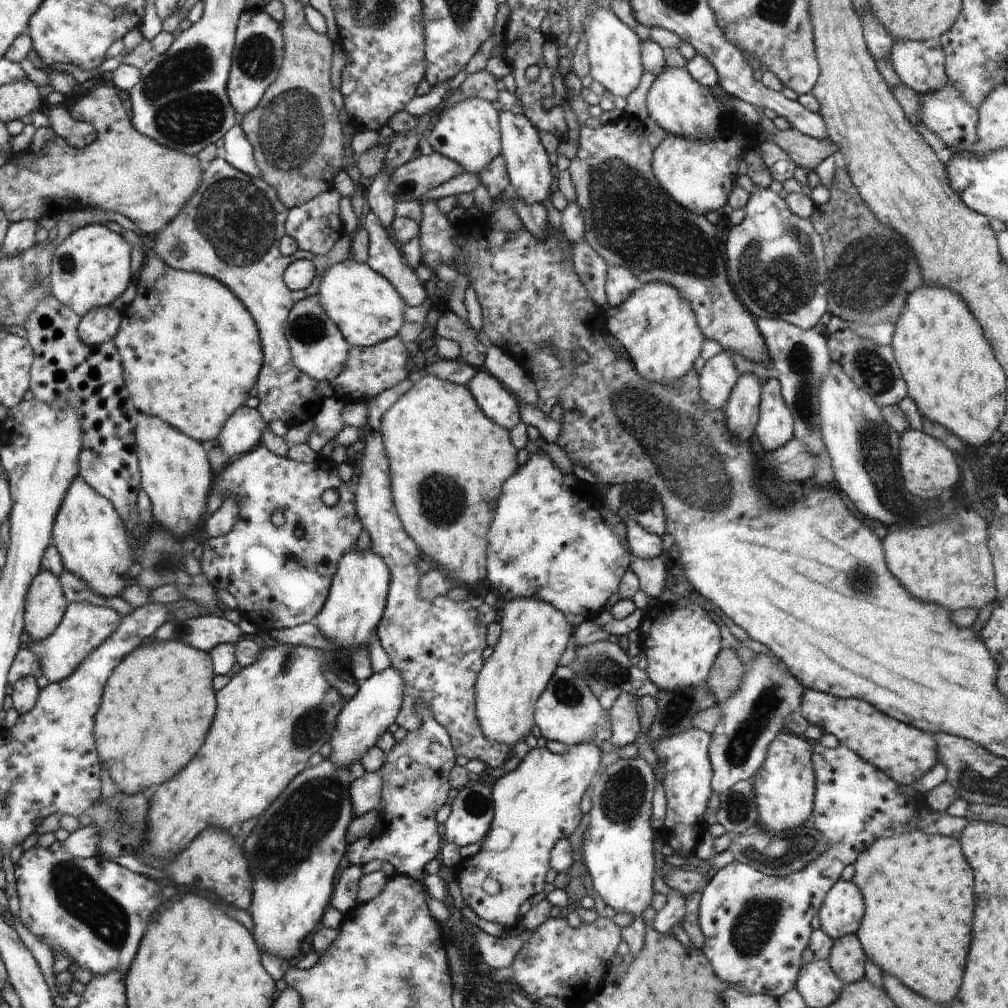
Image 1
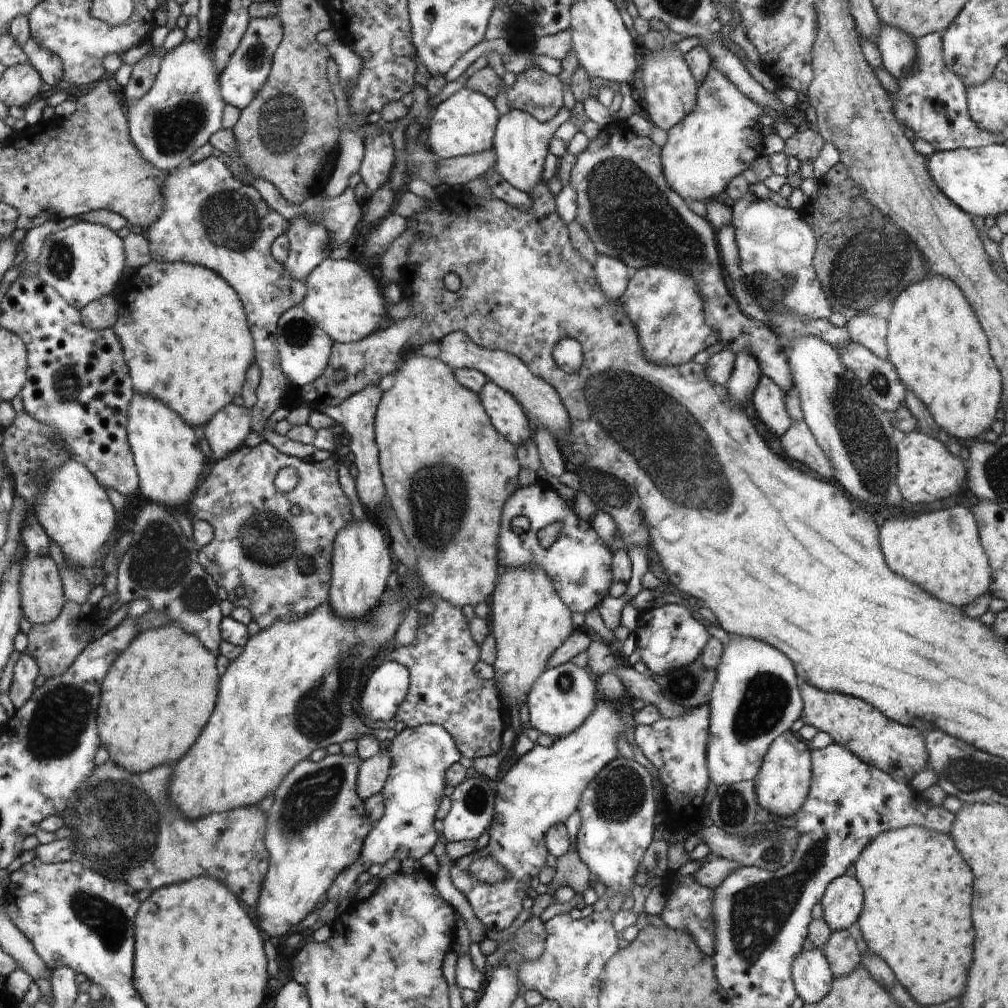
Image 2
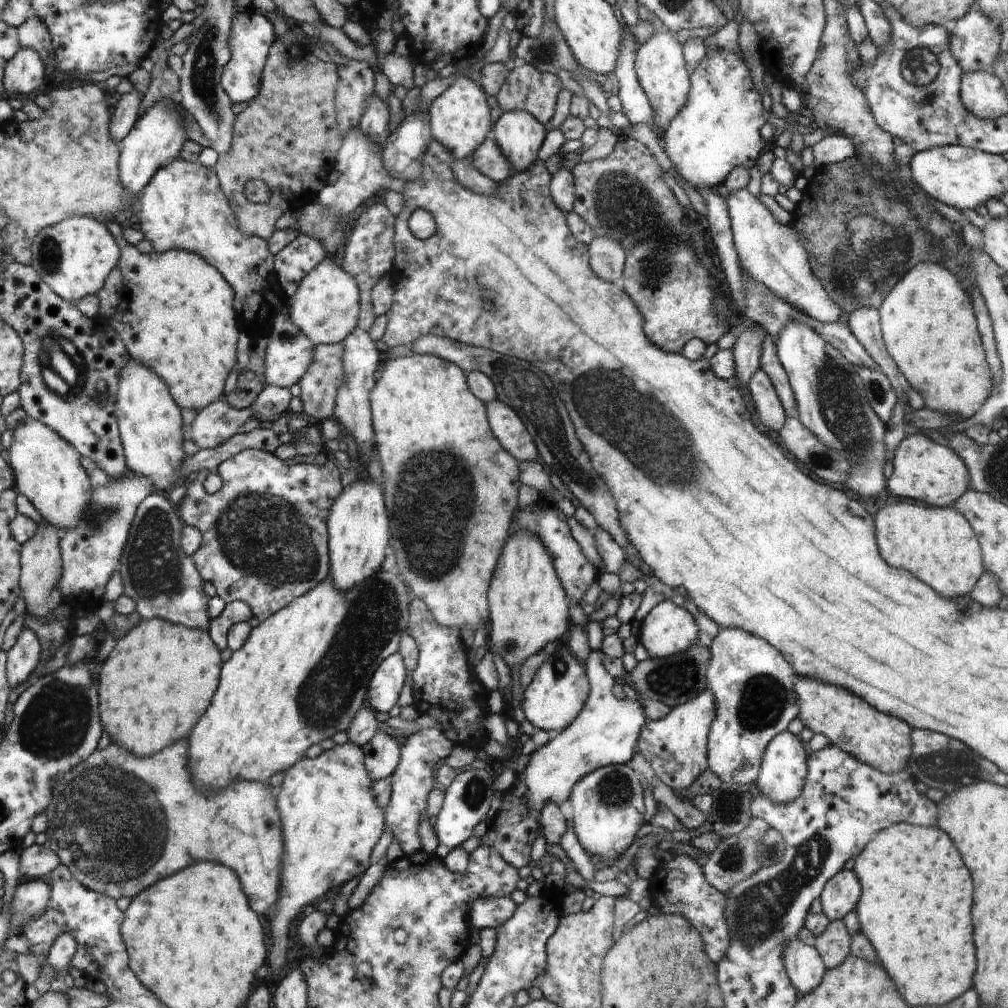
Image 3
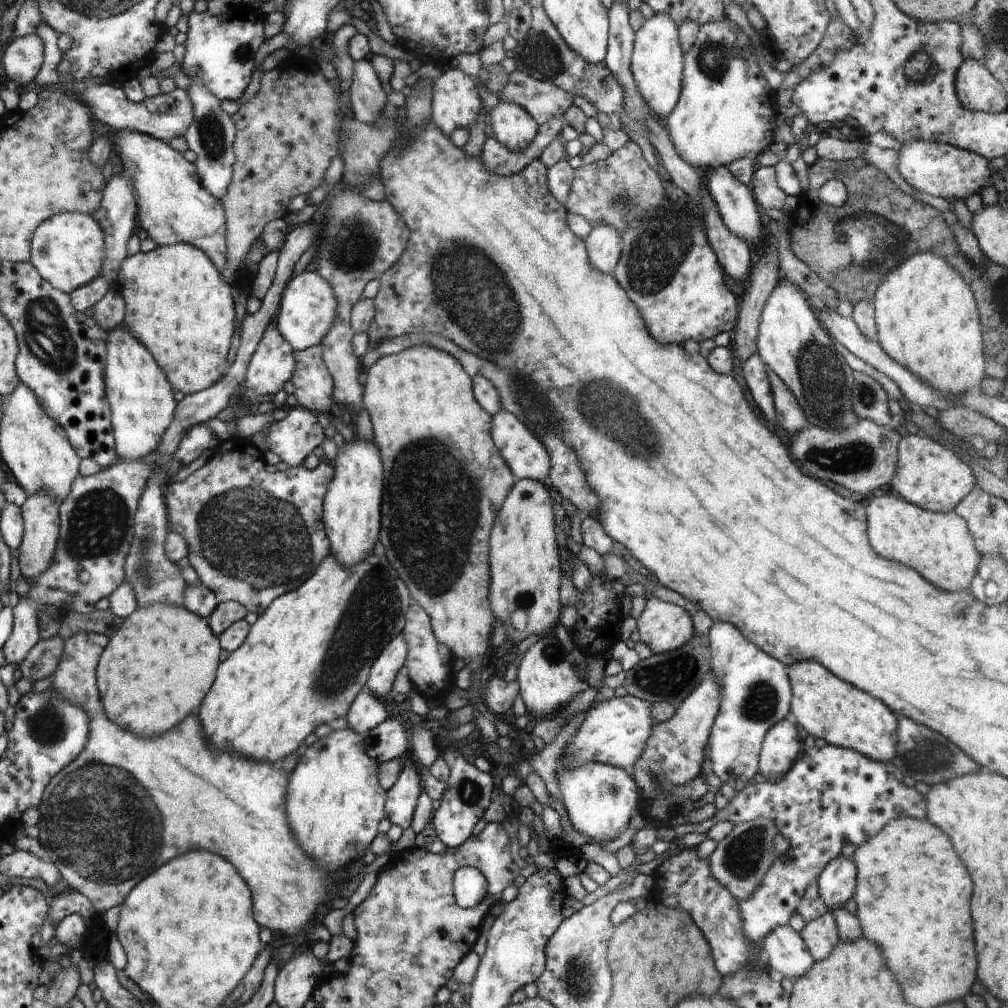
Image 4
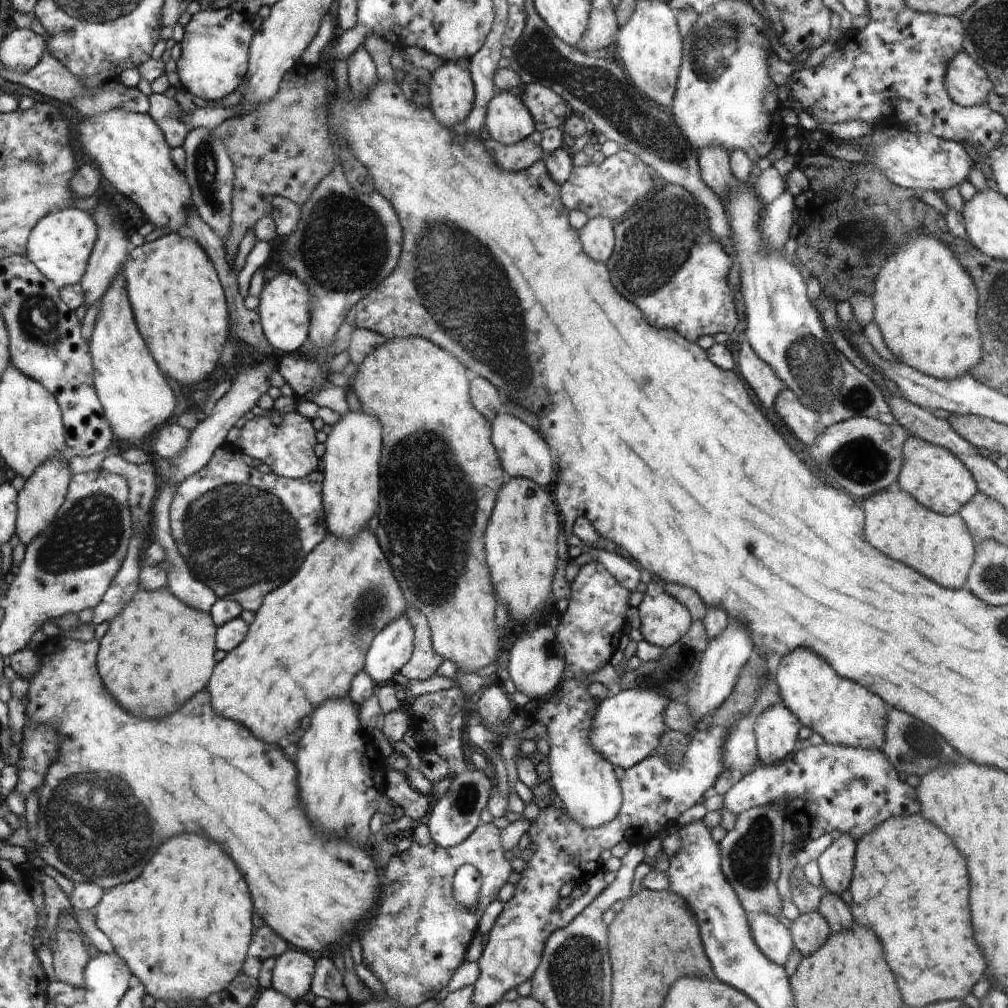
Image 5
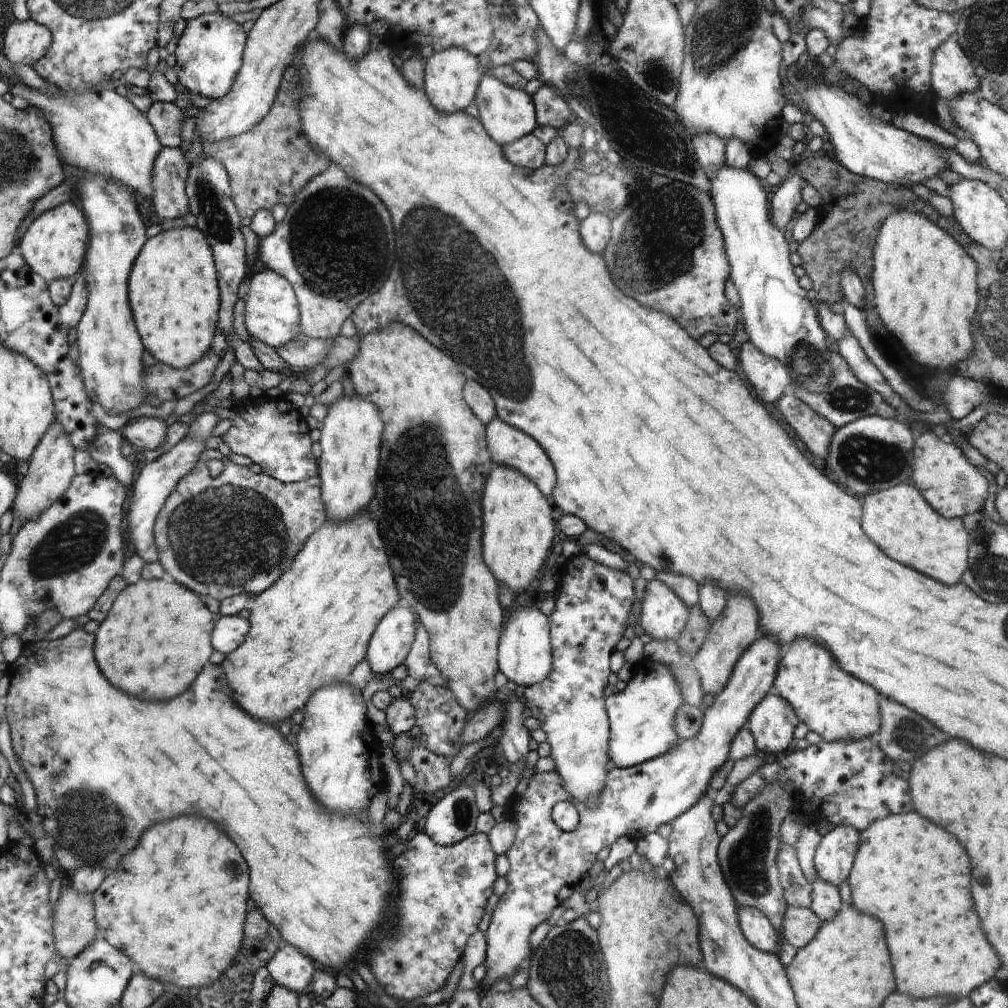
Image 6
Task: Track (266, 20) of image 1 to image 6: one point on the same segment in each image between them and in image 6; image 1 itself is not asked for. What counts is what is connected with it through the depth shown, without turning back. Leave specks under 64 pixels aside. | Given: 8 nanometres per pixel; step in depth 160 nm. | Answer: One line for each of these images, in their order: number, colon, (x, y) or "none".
2: (249, 67)
3: (252, 35)
4: (220, 50)
5: (214, 58)
6: (210, 53)

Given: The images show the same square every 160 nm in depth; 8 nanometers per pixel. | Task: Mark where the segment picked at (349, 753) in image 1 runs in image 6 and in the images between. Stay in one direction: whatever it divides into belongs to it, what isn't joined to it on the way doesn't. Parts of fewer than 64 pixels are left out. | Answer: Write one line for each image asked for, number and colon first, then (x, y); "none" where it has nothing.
2: (388, 687)
3: (391, 675)
4: (384, 670)
5: (394, 648)
6: (389, 649)

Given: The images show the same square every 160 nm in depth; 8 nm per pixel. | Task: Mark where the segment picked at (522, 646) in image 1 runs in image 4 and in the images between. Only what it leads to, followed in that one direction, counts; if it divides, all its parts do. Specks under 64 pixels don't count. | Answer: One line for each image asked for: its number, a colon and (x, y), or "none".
2: (530, 622)
3: (528, 609)
4: (524, 564)

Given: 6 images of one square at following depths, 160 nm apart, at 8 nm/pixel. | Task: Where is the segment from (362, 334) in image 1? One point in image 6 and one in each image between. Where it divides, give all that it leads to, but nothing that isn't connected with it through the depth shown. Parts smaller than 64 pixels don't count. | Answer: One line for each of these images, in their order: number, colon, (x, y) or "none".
2: (343, 298)
3: (326, 306)
4: (309, 308)
5: (284, 309)
6: (271, 311)

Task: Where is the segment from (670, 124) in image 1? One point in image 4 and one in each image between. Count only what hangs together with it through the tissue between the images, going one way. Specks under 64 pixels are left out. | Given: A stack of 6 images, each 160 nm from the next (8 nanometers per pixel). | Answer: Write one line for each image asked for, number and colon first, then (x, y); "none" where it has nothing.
2: (667, 86)
3: (659, 64)
4: (656, 63)

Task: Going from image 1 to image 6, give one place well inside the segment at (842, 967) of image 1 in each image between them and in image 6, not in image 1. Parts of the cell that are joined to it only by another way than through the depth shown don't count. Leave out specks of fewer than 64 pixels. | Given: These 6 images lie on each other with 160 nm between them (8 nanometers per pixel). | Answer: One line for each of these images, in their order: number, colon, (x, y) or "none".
2: (840, 949)
3: (834, 944)
4: (821, 935)
5: (811, 930)
6: (800, 925)

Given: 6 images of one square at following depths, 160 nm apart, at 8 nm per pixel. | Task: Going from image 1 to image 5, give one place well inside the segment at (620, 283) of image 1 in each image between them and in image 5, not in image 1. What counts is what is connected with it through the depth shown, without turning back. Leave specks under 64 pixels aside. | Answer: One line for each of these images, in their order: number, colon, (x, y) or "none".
2: (613, 275)
3: (607, 256)
4: (603, 243)
5: (598, 233)

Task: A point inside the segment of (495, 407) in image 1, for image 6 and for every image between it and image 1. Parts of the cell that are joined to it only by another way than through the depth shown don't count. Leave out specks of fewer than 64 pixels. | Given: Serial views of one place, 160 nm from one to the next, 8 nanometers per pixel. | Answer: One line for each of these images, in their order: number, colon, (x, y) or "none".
2: (507, 417)
3: (506, 424)
4: (527, 457)
5: (523, 451)
6: (508, 446)

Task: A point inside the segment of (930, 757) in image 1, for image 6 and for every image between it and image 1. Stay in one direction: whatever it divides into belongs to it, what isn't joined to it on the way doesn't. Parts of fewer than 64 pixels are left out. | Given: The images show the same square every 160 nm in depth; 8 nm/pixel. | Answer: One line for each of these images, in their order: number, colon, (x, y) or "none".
2: (899, 750)
3: (882, 741)
4: (825, 706)
5: (843, 712)
6: (835, 705)

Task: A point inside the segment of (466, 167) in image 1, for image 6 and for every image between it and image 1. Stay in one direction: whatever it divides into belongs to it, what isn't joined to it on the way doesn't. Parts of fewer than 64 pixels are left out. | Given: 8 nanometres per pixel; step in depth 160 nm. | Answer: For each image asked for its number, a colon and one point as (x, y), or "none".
2: (463, 124)
3: (459, 118)
4: (455, 104)
5: (451, 92)
6: (451, 77)

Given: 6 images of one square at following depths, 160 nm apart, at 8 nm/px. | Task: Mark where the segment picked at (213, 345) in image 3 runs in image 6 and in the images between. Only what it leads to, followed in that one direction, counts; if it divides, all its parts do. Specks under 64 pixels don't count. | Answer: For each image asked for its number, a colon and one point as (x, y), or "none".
4: (175, 287)
5: (174, 288)
6: (173, 292)

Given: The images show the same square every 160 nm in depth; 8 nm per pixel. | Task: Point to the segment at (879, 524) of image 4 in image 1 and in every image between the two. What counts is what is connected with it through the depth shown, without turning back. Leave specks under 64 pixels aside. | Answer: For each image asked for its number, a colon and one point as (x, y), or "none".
1: (949, 564)
2: (940, 551)
3: (938, 545)

